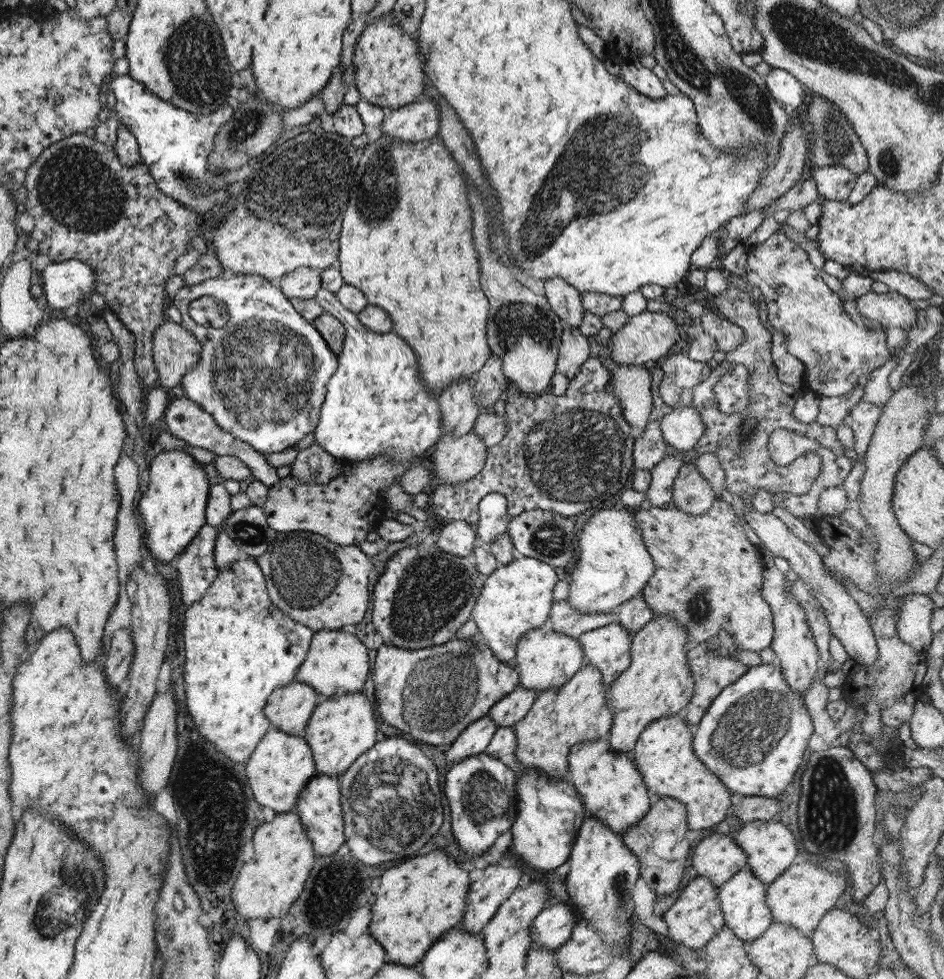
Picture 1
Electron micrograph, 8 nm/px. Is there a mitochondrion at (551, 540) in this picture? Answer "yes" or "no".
yes

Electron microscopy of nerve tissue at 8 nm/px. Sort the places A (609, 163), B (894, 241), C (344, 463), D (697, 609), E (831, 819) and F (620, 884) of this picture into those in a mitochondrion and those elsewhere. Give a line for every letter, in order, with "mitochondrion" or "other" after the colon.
A: mitochondrion
B: other
C: other
D: mitochondrion
E: mitochondrion
F: mitochondrion

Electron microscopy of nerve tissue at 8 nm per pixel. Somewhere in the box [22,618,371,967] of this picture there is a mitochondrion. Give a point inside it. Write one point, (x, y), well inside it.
(58, 911)

